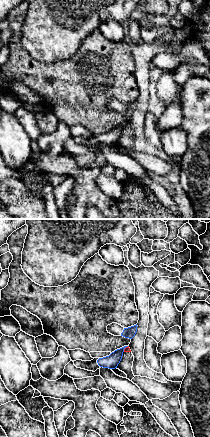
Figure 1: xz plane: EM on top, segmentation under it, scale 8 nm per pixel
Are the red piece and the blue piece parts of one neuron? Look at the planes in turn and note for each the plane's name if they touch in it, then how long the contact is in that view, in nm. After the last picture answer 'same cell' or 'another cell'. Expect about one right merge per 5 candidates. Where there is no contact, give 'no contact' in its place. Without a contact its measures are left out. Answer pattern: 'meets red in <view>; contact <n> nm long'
meets red in xz; contact 60 nm long

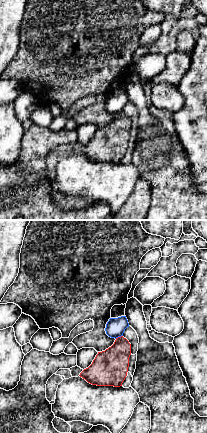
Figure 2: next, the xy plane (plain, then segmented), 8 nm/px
meets red in xy; contact 70 nm long

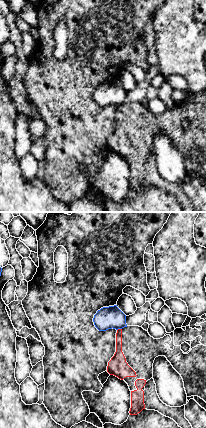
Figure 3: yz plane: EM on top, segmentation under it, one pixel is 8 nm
meets red in yz; contact 40 nm long

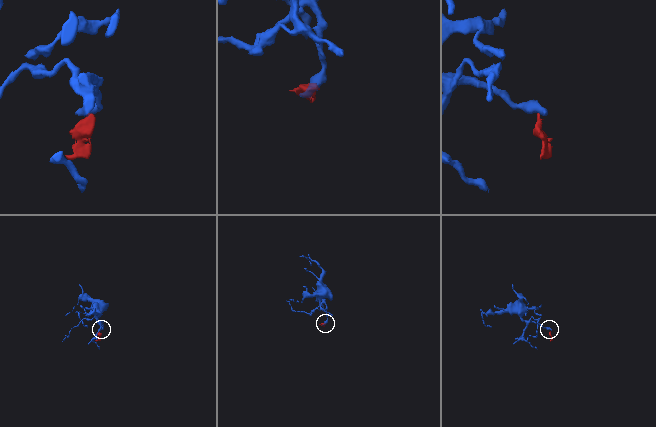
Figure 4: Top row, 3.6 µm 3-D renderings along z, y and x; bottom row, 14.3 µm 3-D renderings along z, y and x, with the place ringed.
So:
another cell

